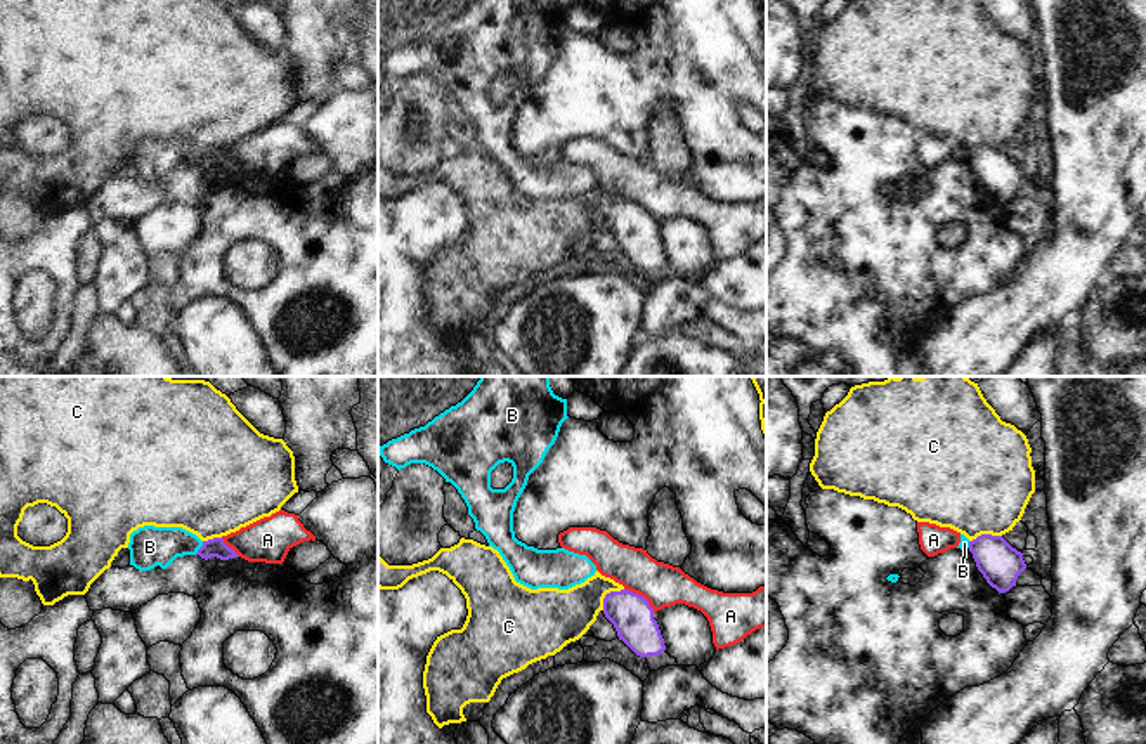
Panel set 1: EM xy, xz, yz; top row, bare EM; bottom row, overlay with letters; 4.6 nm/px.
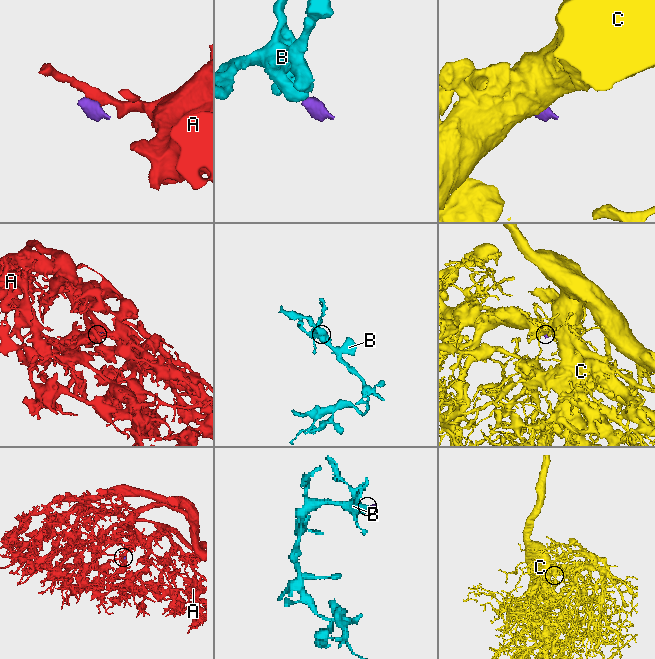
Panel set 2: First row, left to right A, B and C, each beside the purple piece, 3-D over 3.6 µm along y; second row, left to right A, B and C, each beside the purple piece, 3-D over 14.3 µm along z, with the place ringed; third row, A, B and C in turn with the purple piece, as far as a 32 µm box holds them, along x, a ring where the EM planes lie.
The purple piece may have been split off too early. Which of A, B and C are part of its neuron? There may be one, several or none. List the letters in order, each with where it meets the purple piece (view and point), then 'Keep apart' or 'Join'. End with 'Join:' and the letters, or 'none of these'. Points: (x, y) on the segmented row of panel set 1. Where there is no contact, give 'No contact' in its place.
A: Touches purple at xz (640, 595). Keep apart
B: Touches purple at xy (200, 548). Keep apart
C: Touches purple at xz (607, 593). Keep apart
Join: none of these

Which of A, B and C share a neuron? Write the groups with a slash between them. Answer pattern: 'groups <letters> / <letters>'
groups A / B / C

